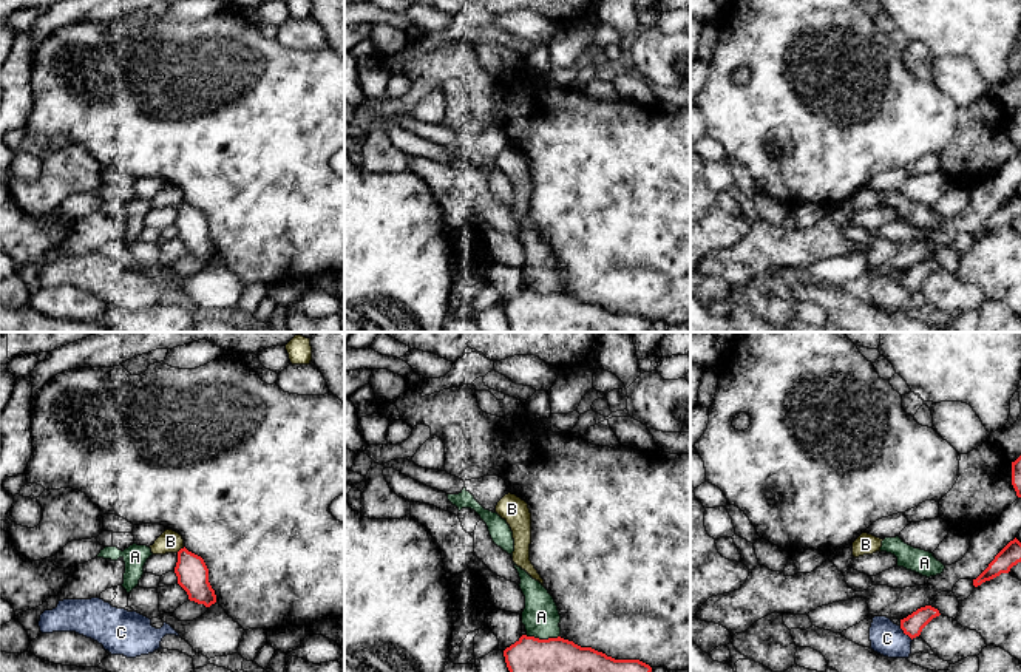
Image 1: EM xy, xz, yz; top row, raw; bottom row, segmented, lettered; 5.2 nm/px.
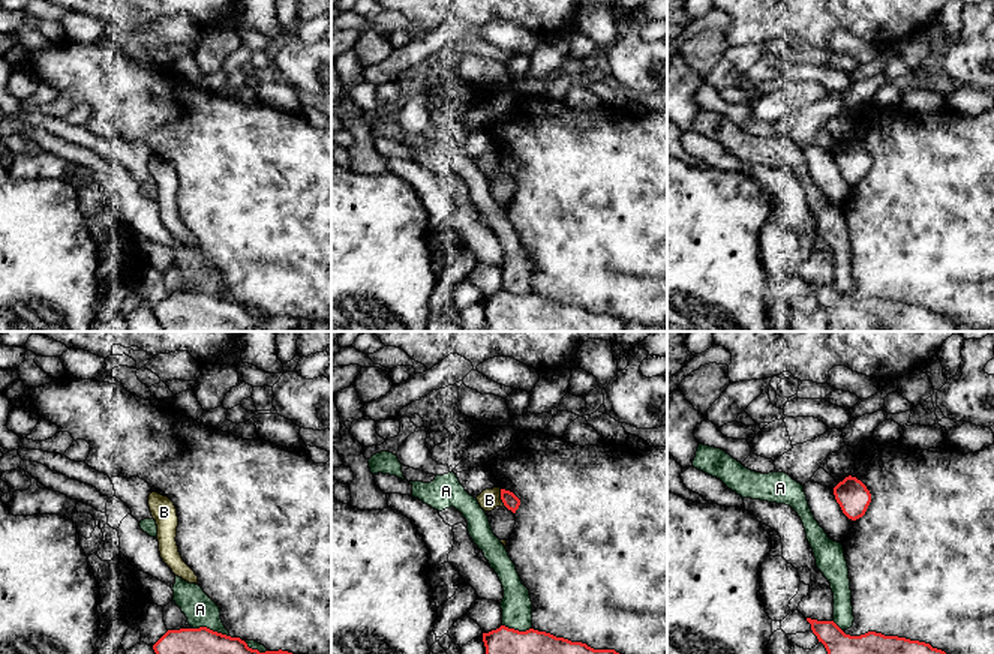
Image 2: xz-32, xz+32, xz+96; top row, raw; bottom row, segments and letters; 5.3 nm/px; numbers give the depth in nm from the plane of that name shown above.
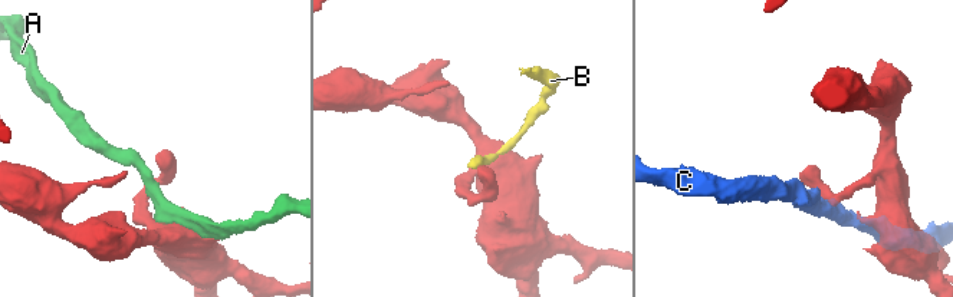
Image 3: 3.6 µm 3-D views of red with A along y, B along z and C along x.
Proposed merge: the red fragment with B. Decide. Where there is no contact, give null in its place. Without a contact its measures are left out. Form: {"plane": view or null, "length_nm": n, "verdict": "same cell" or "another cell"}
{"plane": "xy", "length_nm": 50, "verdict": "another cell"}

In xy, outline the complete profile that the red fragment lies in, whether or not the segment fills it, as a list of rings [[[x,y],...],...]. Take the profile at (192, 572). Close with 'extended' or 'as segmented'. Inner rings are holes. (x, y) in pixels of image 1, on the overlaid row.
[[[185,547],[178,552],[175,567],[178,584],[187,592],[188,599],[210,607],[216,602],[215,590],[209,582],[209,568],[204,559]]] | as segmented

